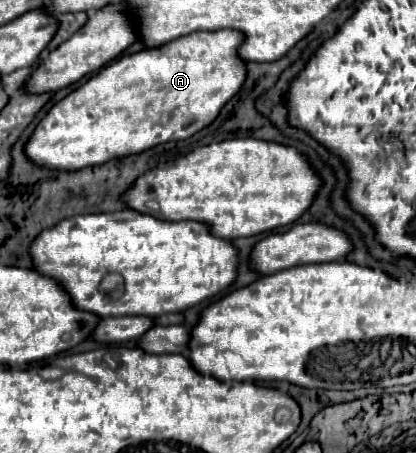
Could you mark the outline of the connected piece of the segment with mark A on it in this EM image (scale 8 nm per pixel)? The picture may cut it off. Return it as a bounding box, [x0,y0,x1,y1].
[25,29,245,171]

